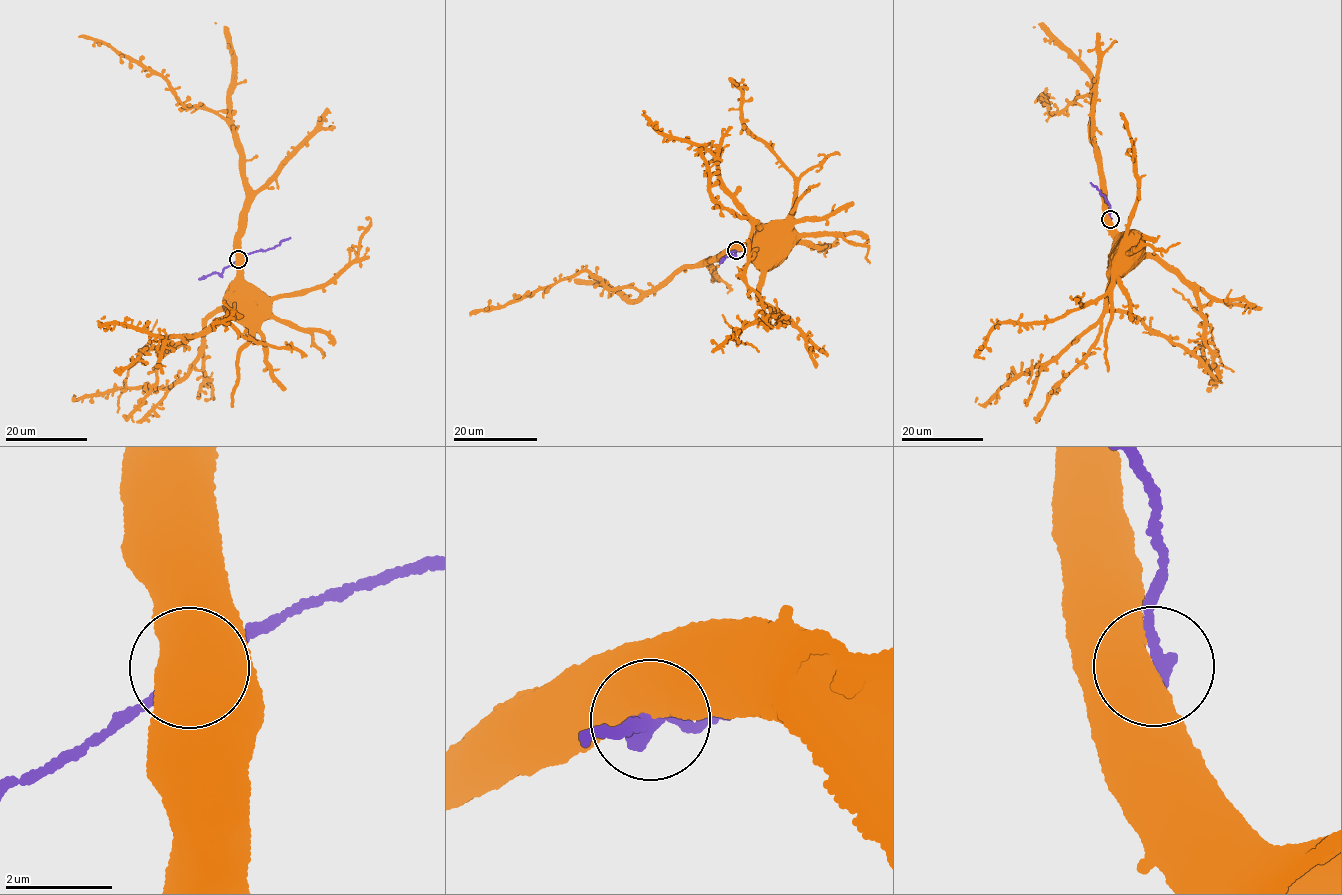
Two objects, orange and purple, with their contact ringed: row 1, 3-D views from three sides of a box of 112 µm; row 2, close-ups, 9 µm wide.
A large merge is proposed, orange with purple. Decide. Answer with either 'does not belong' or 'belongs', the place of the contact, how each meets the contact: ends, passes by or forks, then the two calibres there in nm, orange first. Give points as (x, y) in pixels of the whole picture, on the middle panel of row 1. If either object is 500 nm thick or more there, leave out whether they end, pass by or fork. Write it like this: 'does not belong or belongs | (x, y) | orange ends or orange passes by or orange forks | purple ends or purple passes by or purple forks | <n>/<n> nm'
belongs | (736, 250) | 750/280 nm

